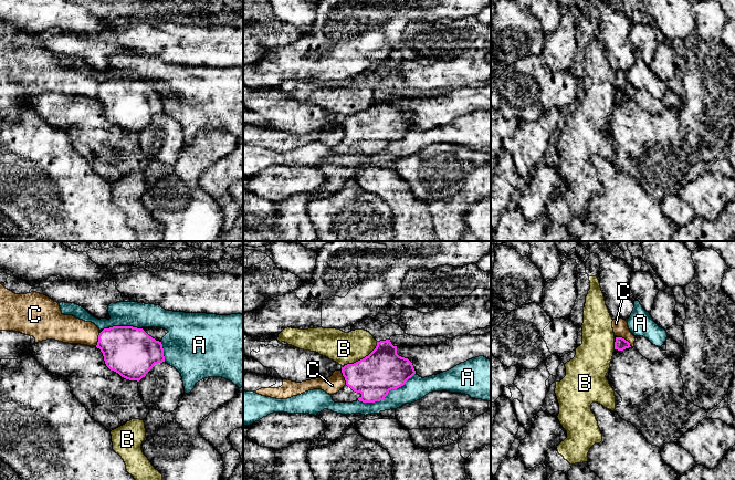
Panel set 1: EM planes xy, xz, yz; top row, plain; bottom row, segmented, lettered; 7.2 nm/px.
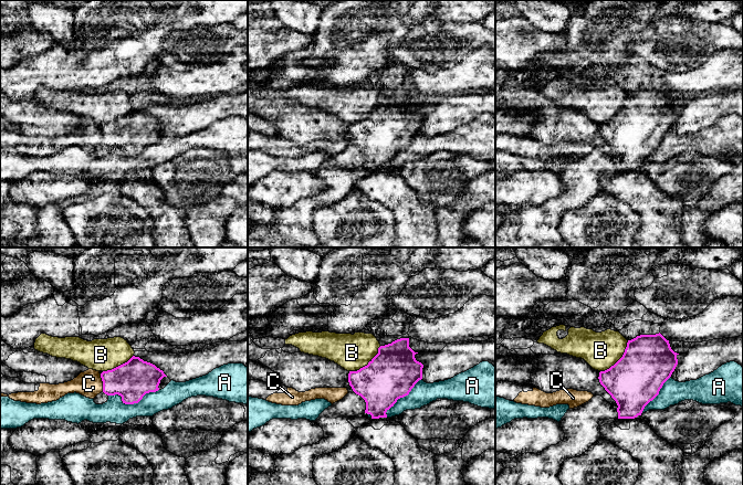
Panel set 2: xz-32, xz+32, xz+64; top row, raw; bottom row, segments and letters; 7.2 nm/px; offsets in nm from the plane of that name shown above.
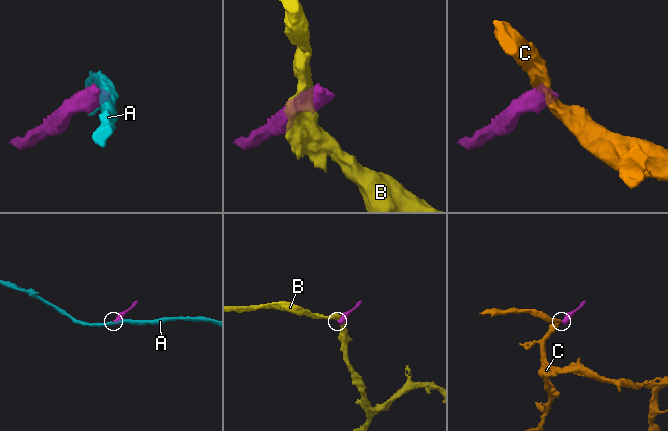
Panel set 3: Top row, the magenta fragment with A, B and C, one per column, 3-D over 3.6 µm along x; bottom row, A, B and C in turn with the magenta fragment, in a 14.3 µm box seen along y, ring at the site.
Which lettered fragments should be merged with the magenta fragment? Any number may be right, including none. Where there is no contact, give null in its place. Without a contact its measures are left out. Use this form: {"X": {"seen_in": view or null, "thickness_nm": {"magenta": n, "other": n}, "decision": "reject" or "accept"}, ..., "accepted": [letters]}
{"A": {"seen_in": "xz", "thickness_nm": {"magenta": 300, "other": 160}, "decision": "reject"}, "B": {"seen_in": "xz", "thickness_nm": {"magenta": 300, "other": 220}, "decision": "reject"}, "C": {"seen_in": "yz", "thickness_nm": {"magenta": 90, "other": 110}, "decision": "reject"}, "accepted": []}

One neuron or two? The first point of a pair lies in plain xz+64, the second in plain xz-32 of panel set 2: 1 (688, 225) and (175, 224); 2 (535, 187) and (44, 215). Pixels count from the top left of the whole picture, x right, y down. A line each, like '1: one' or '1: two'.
1: two
2: two

